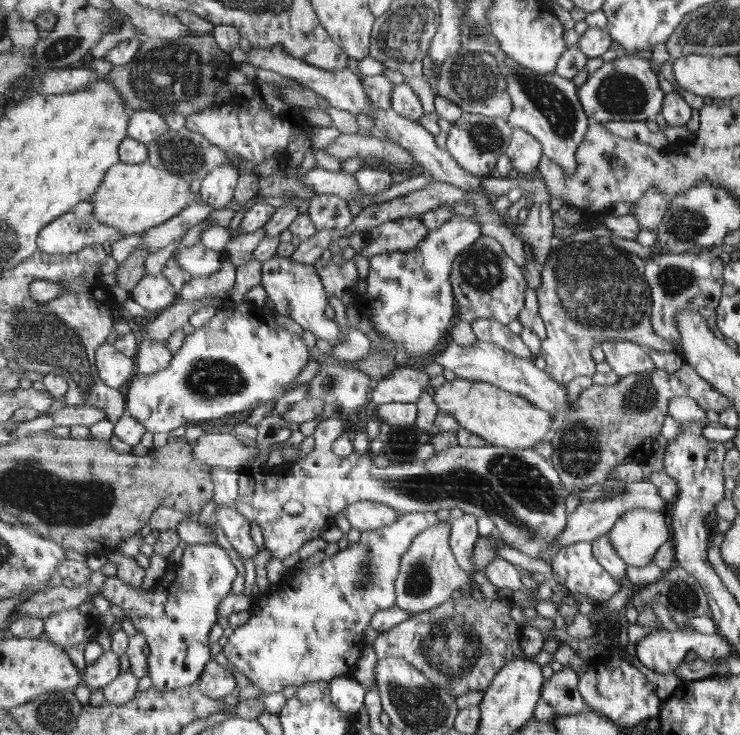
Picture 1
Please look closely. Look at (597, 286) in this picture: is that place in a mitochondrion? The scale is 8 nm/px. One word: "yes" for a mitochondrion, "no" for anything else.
yes

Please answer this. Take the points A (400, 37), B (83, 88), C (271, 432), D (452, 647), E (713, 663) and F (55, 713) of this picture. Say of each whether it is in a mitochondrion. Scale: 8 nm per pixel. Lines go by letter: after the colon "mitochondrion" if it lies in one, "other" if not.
A: mitochondrion
B: other
C: other
D: mitochondrion
E: other
F: mitochondrion

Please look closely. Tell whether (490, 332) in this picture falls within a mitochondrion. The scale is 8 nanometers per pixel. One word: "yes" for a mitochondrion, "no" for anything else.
no

